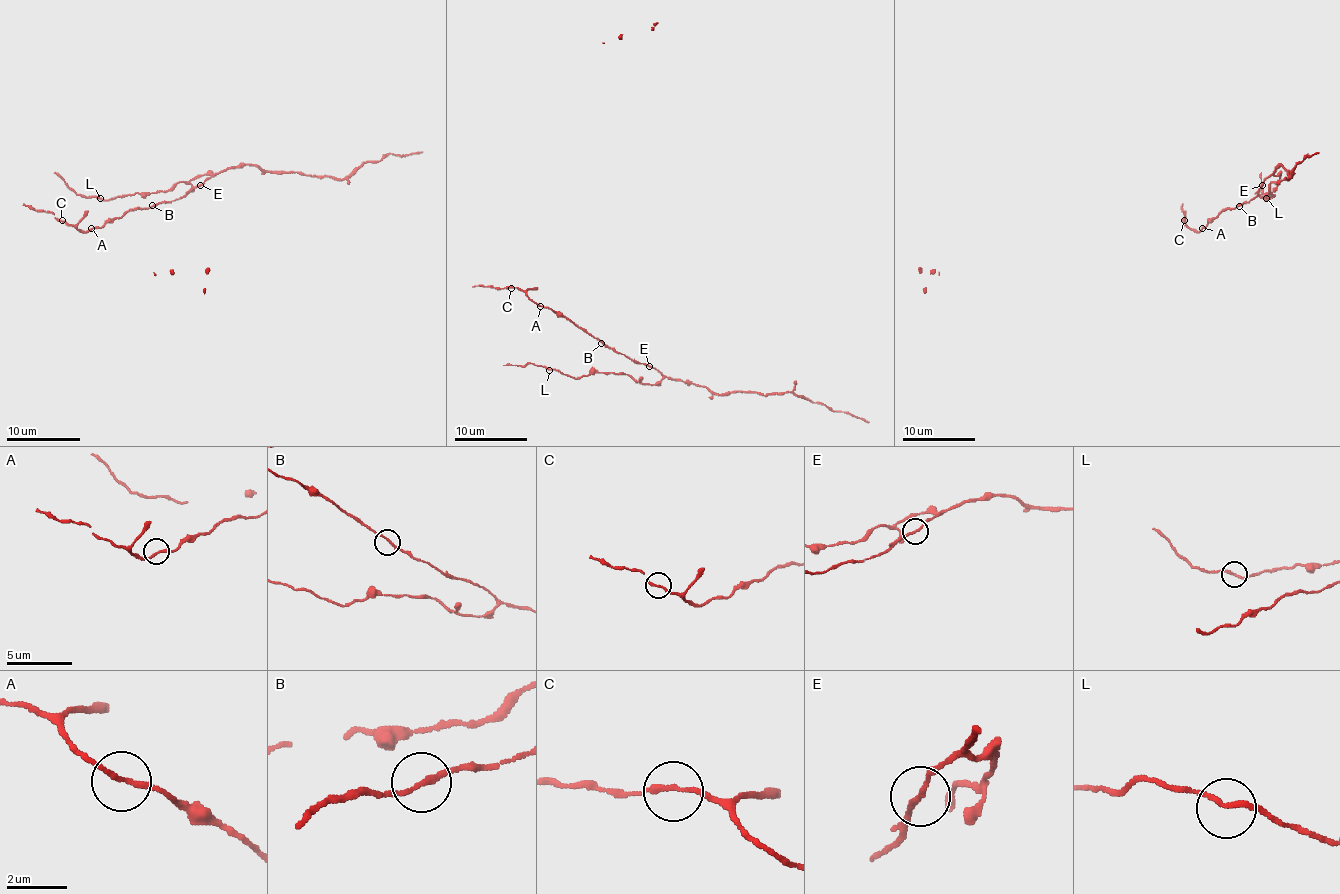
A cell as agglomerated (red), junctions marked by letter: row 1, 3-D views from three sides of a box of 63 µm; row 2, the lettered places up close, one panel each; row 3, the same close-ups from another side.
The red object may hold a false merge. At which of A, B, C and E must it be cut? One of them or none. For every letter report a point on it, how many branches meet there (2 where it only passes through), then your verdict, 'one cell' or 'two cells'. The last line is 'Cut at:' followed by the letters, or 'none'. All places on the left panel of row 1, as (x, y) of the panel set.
A: place (91, 228); branches 2; one cell
B: place (152, 205); branches 2; one cell
C: place (62, 220); branches 2; one cell
E: place (200, 185); branches 2; one cell
Cut at: none

